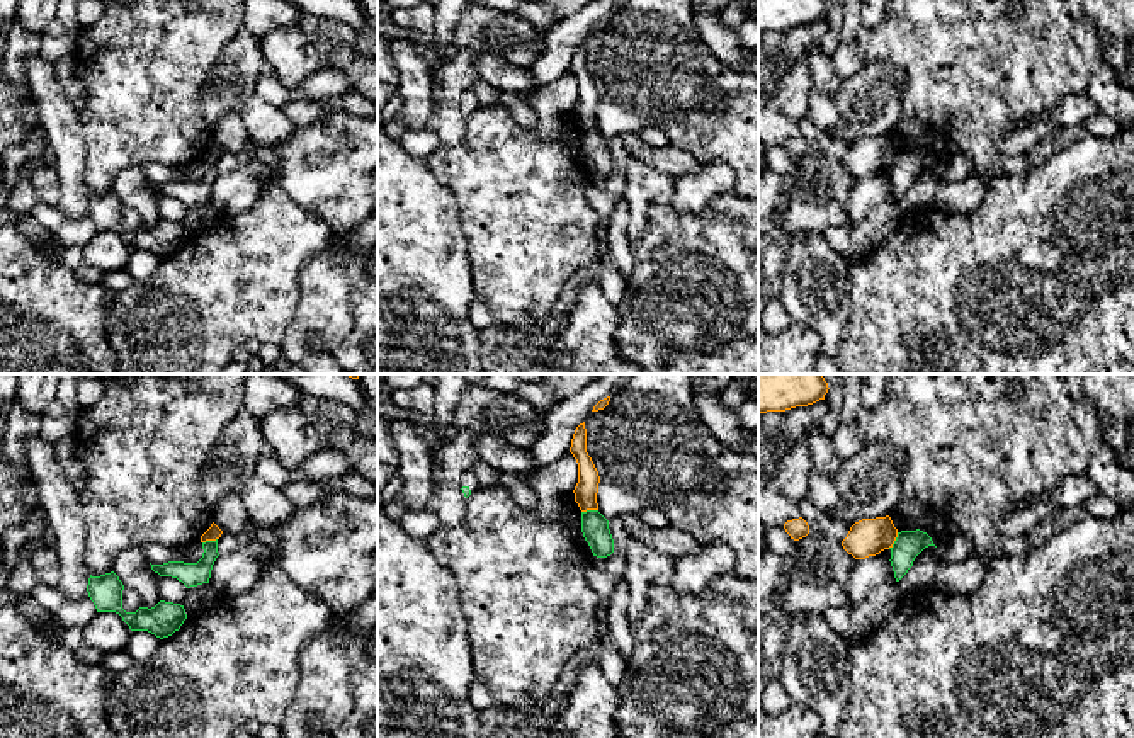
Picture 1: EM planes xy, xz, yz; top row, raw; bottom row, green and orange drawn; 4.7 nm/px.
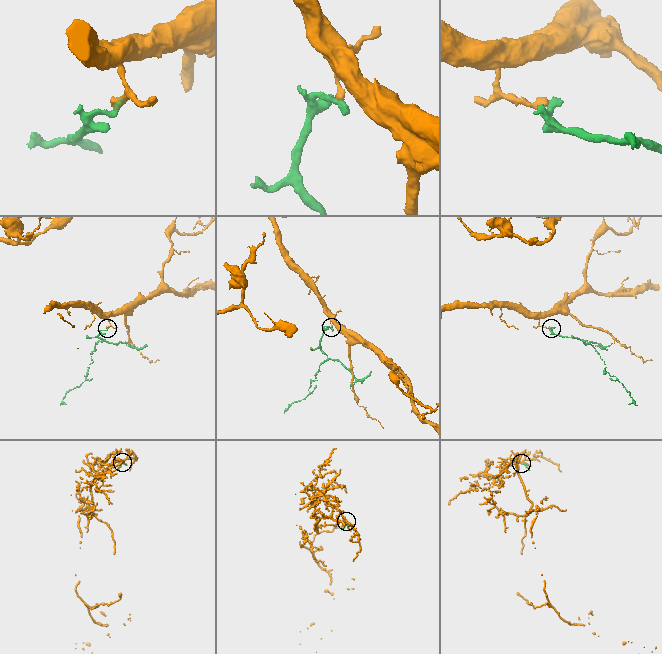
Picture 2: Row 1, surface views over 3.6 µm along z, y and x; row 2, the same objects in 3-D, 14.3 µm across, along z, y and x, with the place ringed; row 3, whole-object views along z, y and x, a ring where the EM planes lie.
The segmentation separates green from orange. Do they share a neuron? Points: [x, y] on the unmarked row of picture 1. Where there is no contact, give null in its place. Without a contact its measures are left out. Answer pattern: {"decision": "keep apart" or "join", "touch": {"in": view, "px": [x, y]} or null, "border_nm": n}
{"decision": "keep apart", "touch": {"in": "yz", "px": [895, 160]}, "border_nm": 90}

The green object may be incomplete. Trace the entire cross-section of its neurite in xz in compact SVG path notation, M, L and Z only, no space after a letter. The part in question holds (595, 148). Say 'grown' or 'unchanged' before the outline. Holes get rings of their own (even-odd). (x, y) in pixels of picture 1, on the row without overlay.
unchanged | M598 129L581 131L581 151L593 175L607 177L614 172L609 139Z

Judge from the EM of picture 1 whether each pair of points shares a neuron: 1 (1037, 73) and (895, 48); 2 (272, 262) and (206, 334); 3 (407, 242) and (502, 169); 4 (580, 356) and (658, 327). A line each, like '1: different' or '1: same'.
1: same
2: same
3: different
4: different

